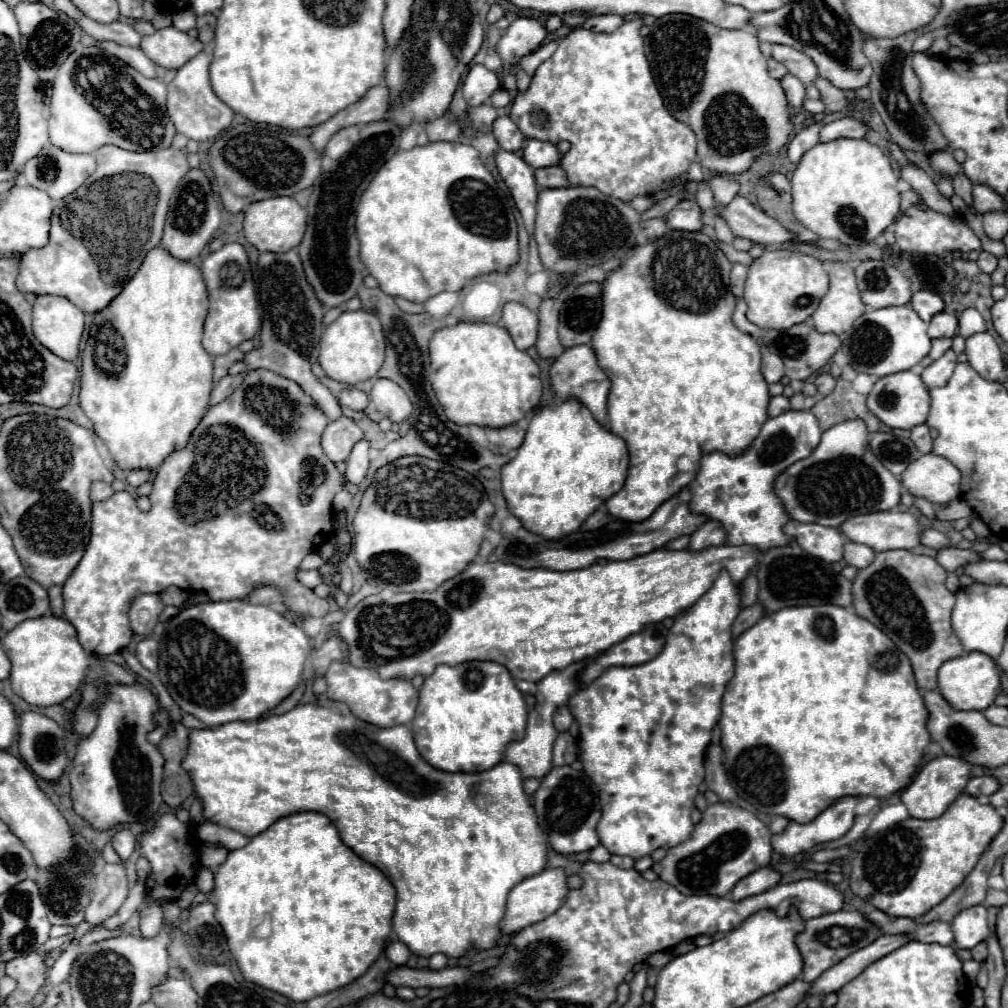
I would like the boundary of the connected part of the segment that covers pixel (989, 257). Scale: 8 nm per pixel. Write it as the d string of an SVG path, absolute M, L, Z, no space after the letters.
M981 250L977 264L979 264L981 272L985 272L985 274L993 274L993 270L997 268L997 258L995 258L993 254L989 254L989 252L983 252L983 250Z

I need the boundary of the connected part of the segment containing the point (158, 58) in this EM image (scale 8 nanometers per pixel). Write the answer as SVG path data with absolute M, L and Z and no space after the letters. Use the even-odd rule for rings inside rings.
M169 26L143 36L141 50L147 58L163 68L181 68L203 50L203 44L197 38L191 38L185 32L177 30L175 26Z

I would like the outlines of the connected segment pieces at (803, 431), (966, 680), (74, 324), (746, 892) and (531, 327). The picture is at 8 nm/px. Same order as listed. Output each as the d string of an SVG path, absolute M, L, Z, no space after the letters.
M787 410L775 418L769 418L759 436L753 440L749 450L737 458L721 452L705 454L701 460L701 470L691 486L691 510L709 516L723 524L727 532L727 544L741 546L749 544L759 550L769 550L773 546L785 546L793 538L783 534L783 524L789 522L781 500L773 492L773 482L793 462L807 458L817 442L821 440L821 428L817 424L817 436L813 434L815 418L811 412Z
M967 652L951 658L939 668L939 692L955 710L985 710L1001 692L1001 678L997 664L983 652Z
M37 296L33 304L33 334L59 358L77 360L85 314L67 298Z
M761 868L749 876L745 876L741 882L737 882L737 886L733 886L731 890L731 900L743 900L755 894L761 894L773 886L777 886L781 882L781 874L771 870L771 868Z
M507 302L503 308L501 324L509 330L515 346L519 350L527 350L537 340L537 312L529 310L519 302Z

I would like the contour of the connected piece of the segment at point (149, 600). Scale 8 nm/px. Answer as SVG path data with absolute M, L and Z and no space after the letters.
M143 594L139 596L131 610L129 610L129 622L131 630L141 636L149 636L159 620L159 614L165 610L165 604L161 602L159 594Z

